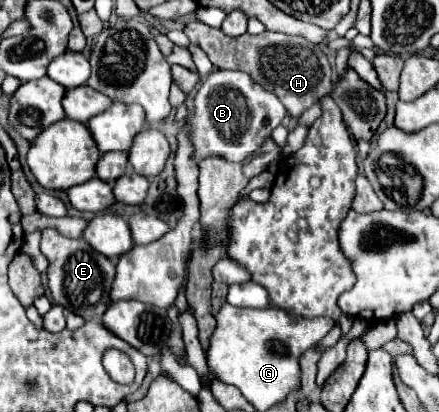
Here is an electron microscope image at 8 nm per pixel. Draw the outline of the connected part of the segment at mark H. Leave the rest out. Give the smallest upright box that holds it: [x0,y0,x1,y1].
[183,20,333,118]

